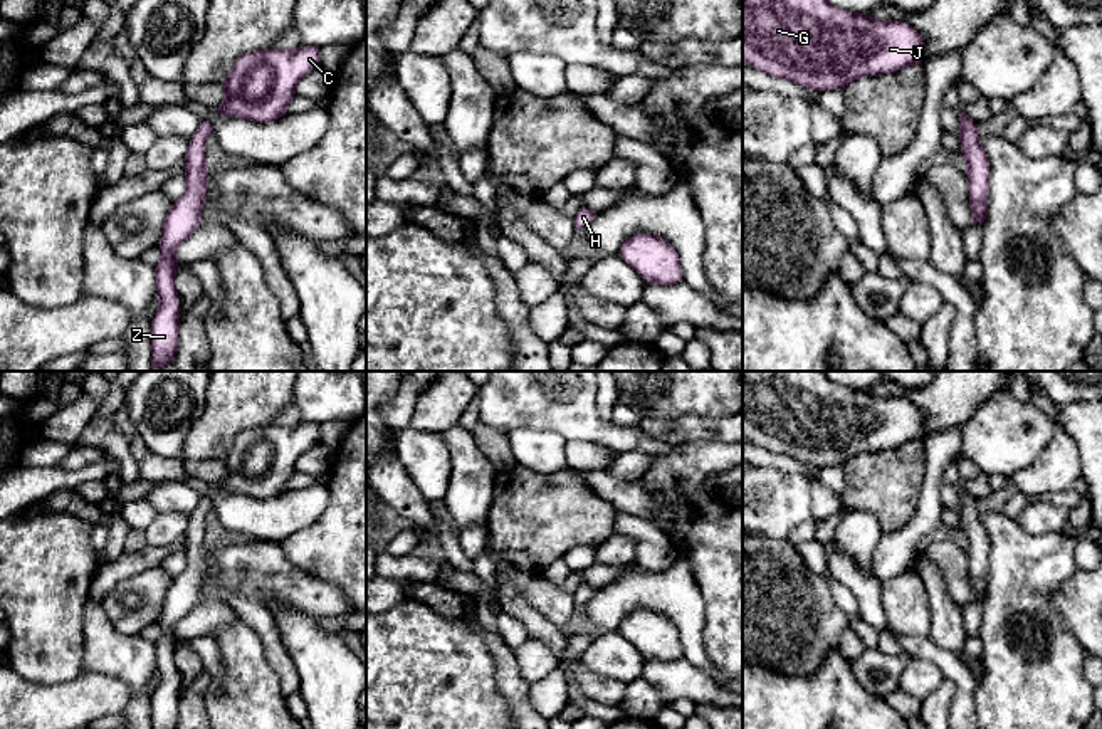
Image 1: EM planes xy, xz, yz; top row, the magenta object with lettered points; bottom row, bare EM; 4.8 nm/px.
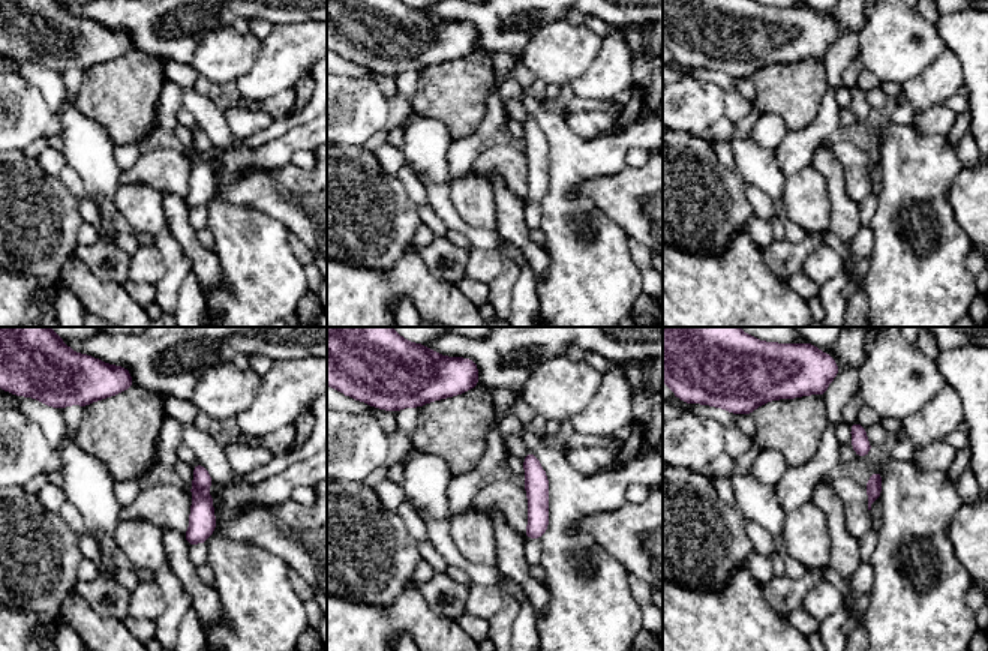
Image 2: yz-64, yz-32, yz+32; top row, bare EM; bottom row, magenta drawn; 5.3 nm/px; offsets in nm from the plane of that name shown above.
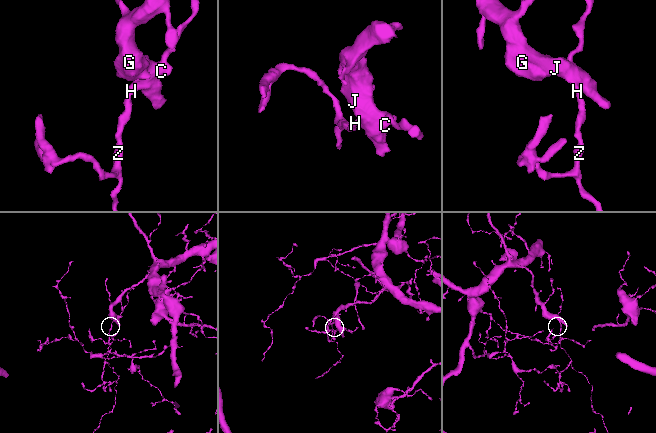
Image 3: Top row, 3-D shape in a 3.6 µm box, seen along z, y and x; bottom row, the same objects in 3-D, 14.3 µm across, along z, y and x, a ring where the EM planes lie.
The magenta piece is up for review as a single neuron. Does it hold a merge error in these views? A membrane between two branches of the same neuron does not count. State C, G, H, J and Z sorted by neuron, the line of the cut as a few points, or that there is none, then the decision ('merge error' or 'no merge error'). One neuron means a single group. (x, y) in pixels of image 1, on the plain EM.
C G H J Z; no cut; no merge error

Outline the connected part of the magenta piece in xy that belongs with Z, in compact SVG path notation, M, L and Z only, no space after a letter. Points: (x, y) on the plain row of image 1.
M202 496L197 509L190 514L185 531L186 568L171 580L158 623L163 637L155 643L160 685L150 704L151 729L176 729L180 704L180 675L175 663L178 643L178 621L202 601L202 585L207 574L207 558L210 549L205 541L207 514L213 511L213 497Z

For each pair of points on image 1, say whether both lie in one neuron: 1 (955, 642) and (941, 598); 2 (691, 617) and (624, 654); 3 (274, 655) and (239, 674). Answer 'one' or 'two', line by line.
1: one
2: two
3: two

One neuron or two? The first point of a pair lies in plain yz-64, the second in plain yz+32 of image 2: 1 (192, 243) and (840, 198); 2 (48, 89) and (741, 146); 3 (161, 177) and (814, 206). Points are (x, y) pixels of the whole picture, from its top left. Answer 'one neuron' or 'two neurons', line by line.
1: one neuron
2: two neurons
3: two neurons

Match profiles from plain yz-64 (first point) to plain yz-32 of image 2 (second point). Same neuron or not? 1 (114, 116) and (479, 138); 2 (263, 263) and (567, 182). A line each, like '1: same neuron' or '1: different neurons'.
1: different neurons
2: same neuron

